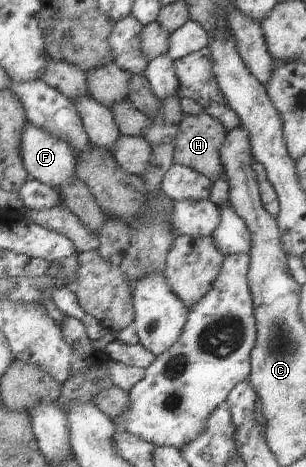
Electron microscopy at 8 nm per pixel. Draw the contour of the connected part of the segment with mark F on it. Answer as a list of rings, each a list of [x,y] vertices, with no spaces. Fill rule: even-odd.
[[[27,122],[20,140],[19,155],[23,169],[33,180],[59,191],[75,175],[76,155],[68,144],[56,136]]]

